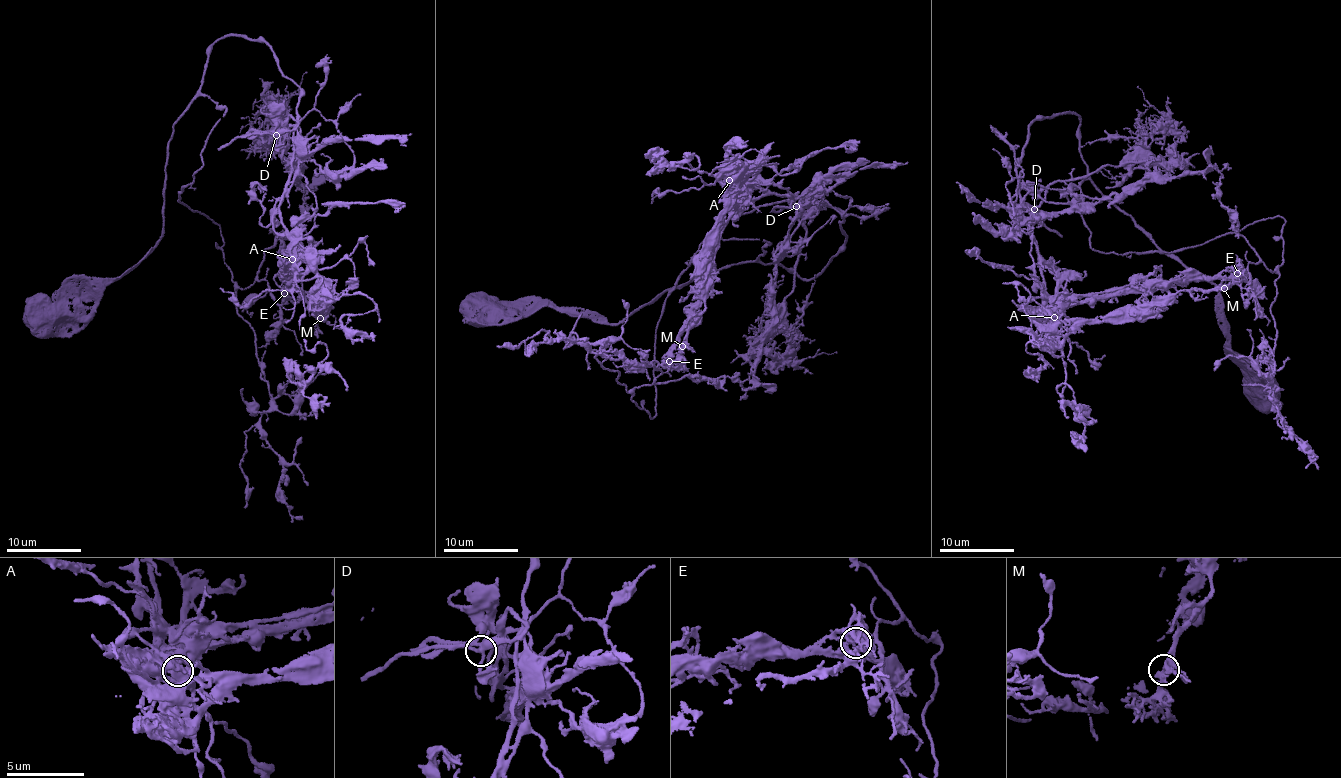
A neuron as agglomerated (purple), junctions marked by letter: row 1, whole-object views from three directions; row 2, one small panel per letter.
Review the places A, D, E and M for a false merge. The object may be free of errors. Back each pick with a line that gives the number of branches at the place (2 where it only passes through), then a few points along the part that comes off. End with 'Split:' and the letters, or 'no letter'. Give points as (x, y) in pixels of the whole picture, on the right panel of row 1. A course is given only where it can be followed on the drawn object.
D: branches 6; course (1033, 209), (1048, 187), (1108, 165), (1116, 166), (1141, 144), (1162, 115), (1136, 86)
Split: D

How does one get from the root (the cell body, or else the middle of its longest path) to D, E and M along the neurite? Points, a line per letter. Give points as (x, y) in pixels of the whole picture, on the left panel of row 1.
D: (40, 313), (105, 286), (159, 241), (169, 143), (222, 37), (260, 39), (299, 88), (297, 121), (276, 135)
E: (40, 313), (159, 241), (175, 123), (208, 48), (234, 33), (268, 45), (299, 88), (284, 293)
M: (40, 313), (159, 241), (175, 123), (234, 33), (299, 88), (280, 215), (325, 281), (320, 317)

